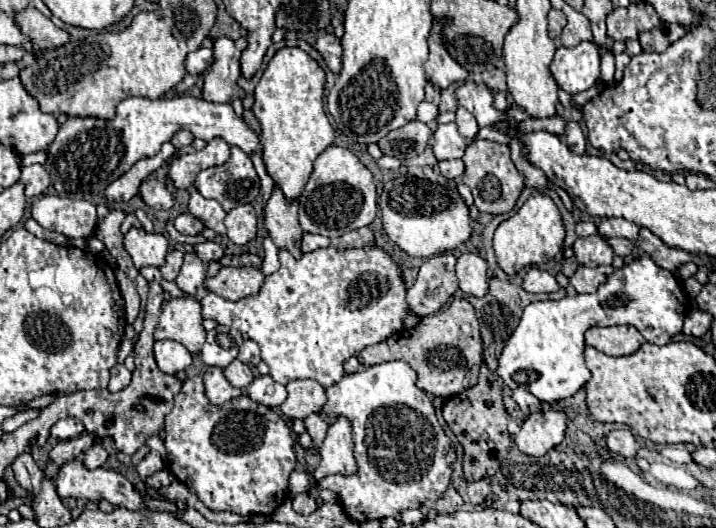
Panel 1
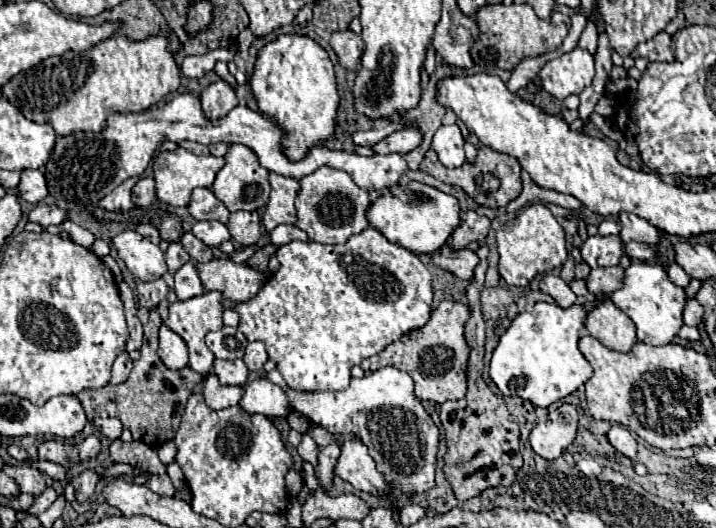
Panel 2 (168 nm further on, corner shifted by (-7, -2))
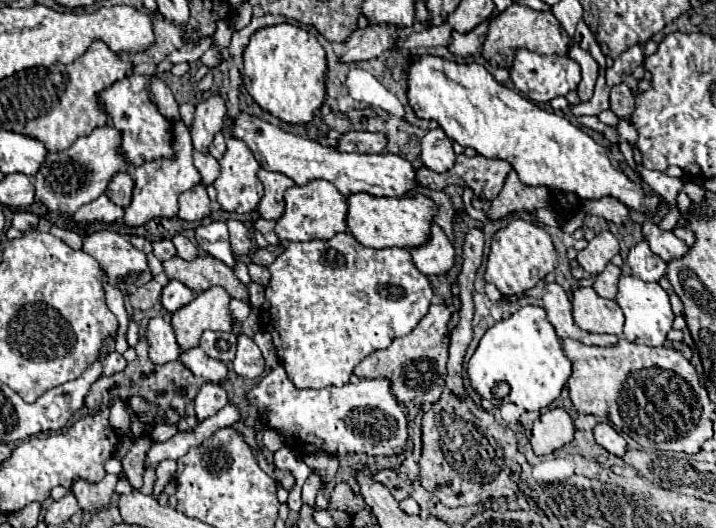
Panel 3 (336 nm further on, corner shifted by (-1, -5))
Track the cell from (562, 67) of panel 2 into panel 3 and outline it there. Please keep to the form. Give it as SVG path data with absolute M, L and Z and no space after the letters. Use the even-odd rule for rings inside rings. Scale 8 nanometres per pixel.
M517 50L513 68L511 68L511 80L519 92L523 92L527 98L535 102L551 102L557 96L567 96L567 92L575 90L581 82L581 68L579 64L569 56L539 56L529 50Z

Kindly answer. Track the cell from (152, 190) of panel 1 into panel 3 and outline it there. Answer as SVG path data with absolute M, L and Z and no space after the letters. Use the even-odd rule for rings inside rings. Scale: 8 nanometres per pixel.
M119 172L113 176L113 180L109 182L105 194L121 208L129 206L129 200L133 196L133 178L127 172Z

